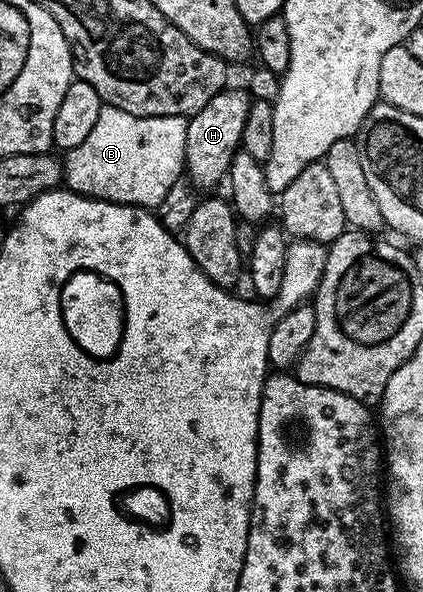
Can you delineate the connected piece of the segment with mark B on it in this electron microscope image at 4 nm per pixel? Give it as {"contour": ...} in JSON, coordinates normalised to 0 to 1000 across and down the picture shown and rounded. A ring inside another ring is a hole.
{"contour":[[[241,179],[217,225],[208,225],[196,242],[154,257],[154,314],[184,329],[206,329],[210,336],[251,336],[258,343],[371,353],[378,340],[388,340],[388,331],[397,328],[397,319],[407,319],[407,313],[416,313],[433,301],[442,203],[435,194],[331,198],[293,191],[293,184]]]}

